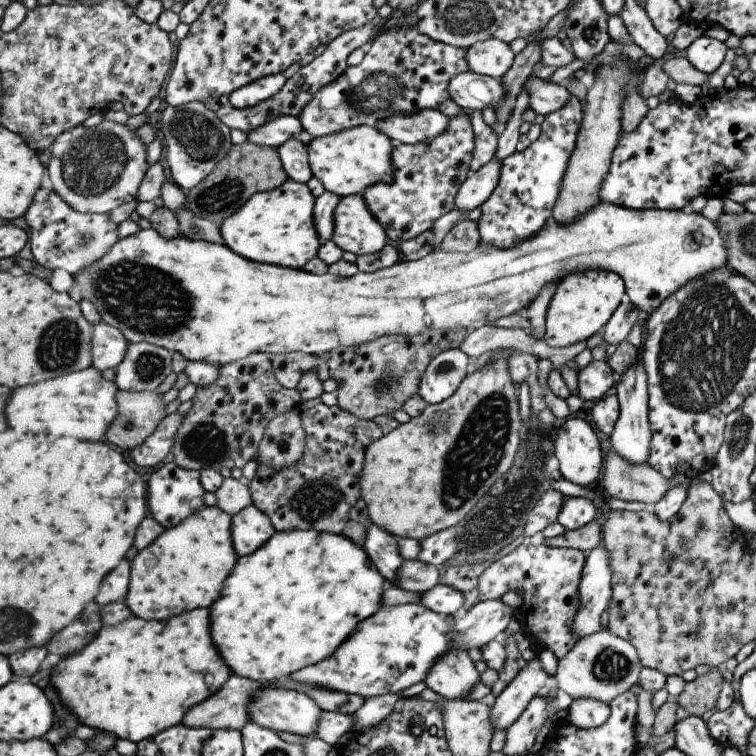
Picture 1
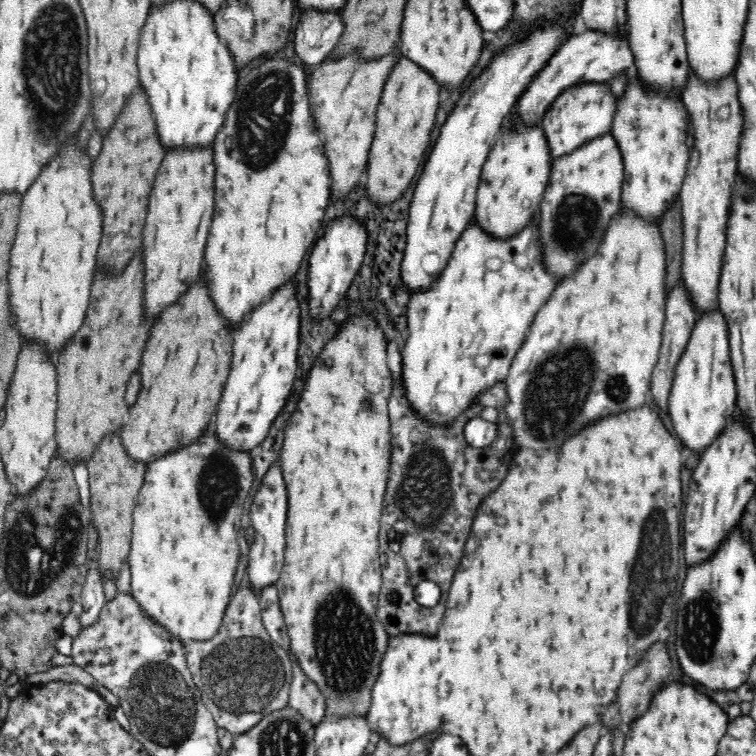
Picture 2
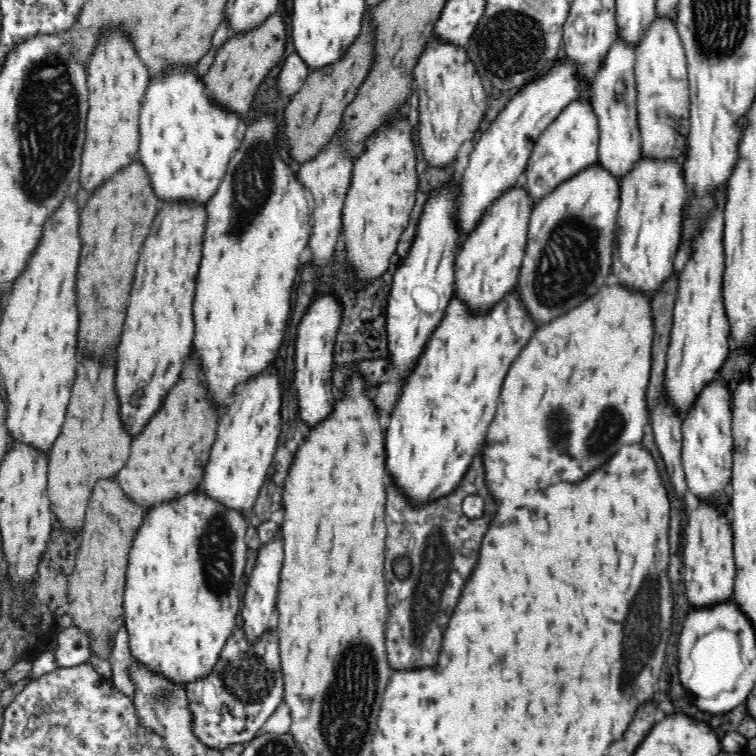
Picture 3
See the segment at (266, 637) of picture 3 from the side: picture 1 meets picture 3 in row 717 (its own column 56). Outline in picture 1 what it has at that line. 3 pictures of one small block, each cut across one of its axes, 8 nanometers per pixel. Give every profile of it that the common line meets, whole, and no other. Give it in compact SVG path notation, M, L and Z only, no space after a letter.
M39 187L35 192L29 208L22 216L29 226L29 246L33 260L47 268L61 268L69 276L75 276L79 270L87 268L95 260L99 260L117 240L117 226L103 214L81 214L73 210L53 189Z

